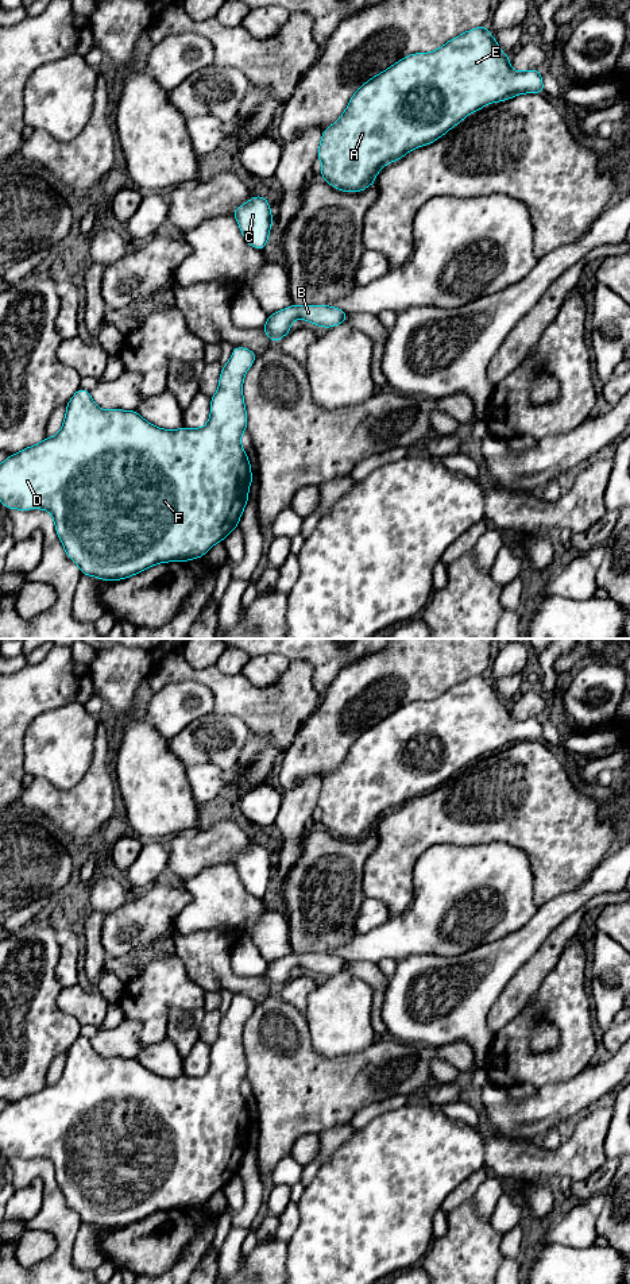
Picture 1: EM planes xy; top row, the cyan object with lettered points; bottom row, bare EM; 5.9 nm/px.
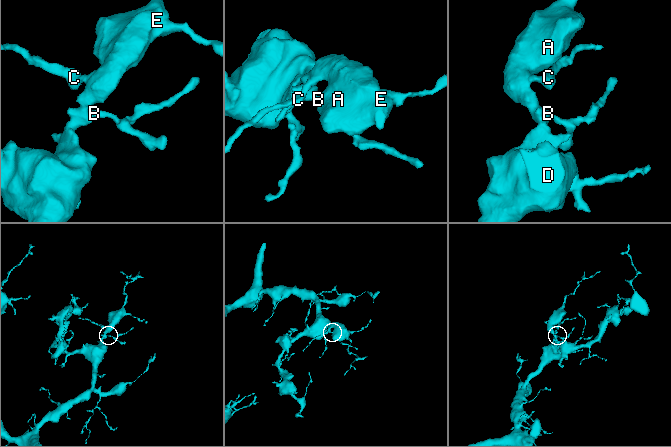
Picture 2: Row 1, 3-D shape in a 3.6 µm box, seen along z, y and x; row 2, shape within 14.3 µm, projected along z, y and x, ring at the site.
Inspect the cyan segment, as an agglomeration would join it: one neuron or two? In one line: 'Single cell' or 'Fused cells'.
Single cell

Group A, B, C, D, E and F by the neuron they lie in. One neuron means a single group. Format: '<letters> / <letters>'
A B C D E F

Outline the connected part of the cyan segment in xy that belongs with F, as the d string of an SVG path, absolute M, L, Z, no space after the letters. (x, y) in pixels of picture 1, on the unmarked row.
M235 995L231 1007L223 1014L219 1037L210 1046L210 1064L202 1076L162 1077L146 1069L135 1059L98 1056L89 1038L78 1037L66 1052L66 1064L62 1076L53 1086L46 1086L39 1092L31 1094L8 1104L0 1113L0 1150L7 1157L43 1157L51 1161L55 1180L82 1223L96 1225L101 1229L120 1229L136 1223L158 1211L186 1210L205 1203L216 1191L223 1189L239 1172L248 1149L248 1138L252 1131L251 1113L247 1100L241 1095L240 1086L247 1079L247 1060L243 1046L244 1023L258 1005L248 996Z

